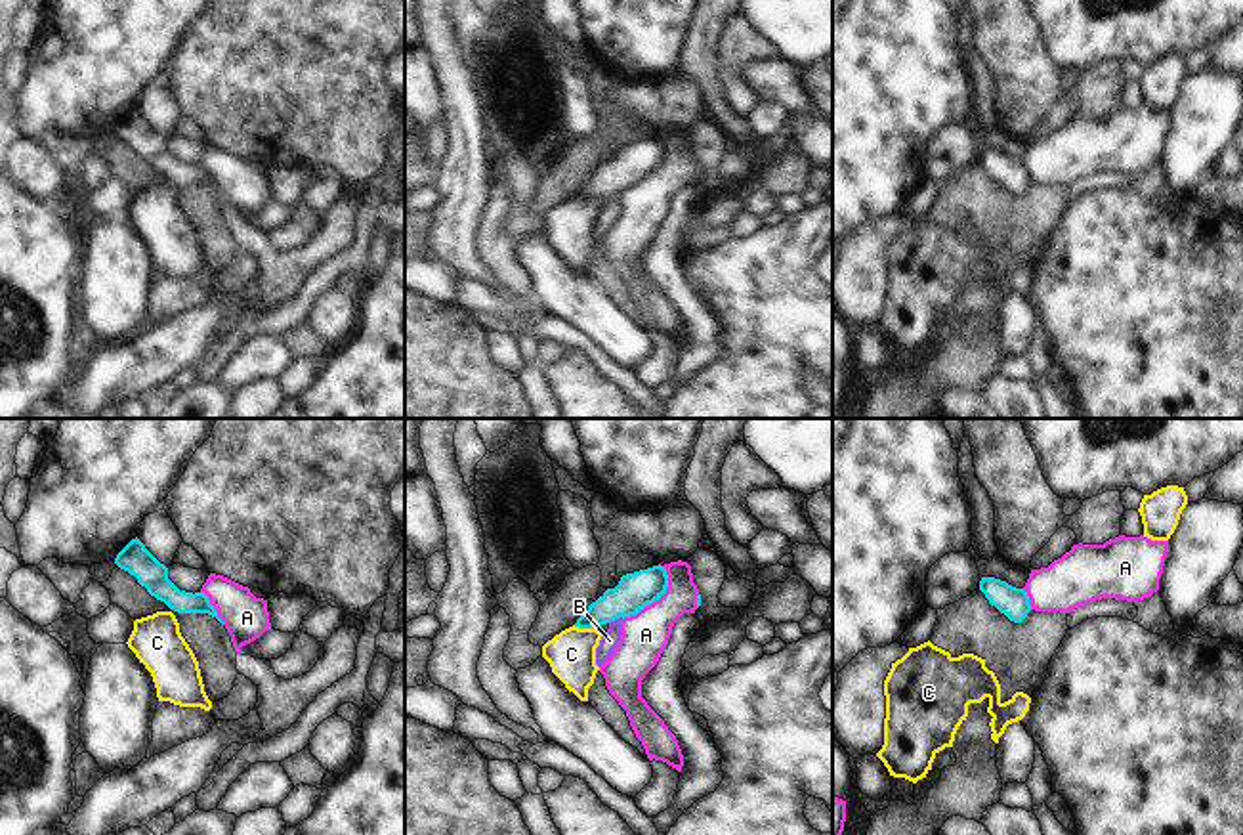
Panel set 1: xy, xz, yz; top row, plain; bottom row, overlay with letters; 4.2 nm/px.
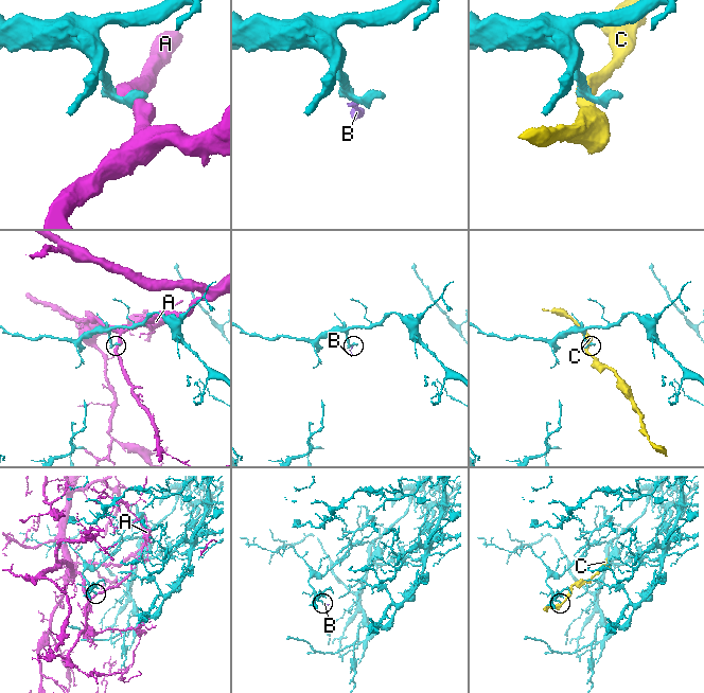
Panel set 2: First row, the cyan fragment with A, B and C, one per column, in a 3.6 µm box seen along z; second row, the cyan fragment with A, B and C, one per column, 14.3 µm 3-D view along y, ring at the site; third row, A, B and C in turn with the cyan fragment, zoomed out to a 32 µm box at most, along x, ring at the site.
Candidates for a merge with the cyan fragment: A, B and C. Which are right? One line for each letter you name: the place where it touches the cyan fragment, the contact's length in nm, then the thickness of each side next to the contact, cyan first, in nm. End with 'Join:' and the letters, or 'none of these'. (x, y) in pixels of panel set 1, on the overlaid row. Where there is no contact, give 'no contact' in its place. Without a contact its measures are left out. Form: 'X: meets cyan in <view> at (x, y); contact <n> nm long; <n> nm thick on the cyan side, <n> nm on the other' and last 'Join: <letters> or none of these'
B: meets cyan in xz at (615, 618); contact 70 nm long; 160 nm thick on the cyan side, 80 nm on the other
Join: B

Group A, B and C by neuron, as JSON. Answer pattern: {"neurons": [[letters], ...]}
{"neurons": [["A"], ["B"], ["C"]]}

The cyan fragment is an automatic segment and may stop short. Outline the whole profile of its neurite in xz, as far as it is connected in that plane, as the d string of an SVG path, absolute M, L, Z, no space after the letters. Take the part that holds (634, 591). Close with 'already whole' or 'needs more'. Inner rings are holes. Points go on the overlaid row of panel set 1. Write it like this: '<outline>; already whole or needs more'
M659 564L647 569L626 573L615 589L607 589L588 610L577 619L575 627L594 629L609 625L596 648L596 665L601 667L621 642L621 621L636 615L645 606L659 600L668 587L666 569Z; needs more

